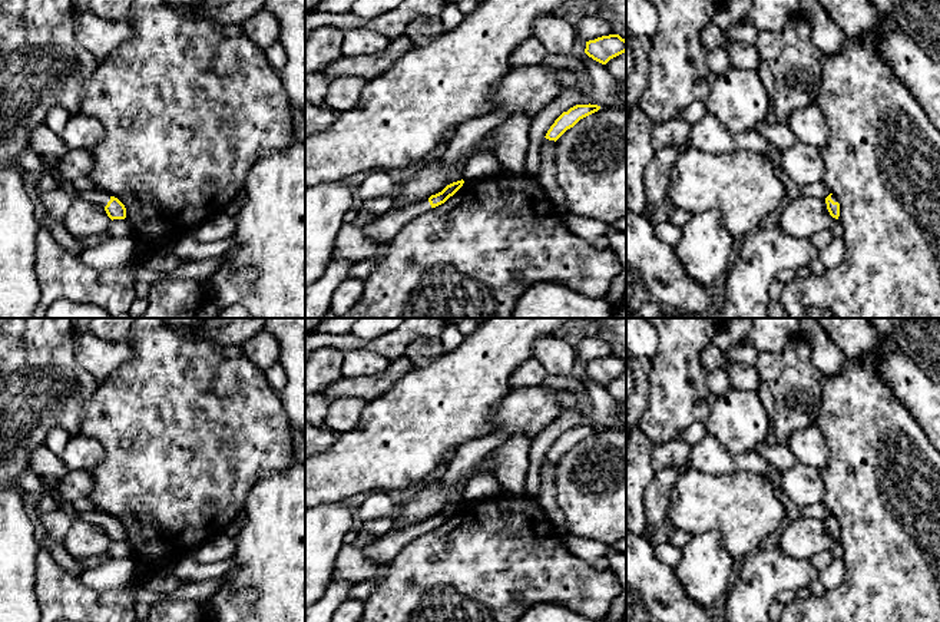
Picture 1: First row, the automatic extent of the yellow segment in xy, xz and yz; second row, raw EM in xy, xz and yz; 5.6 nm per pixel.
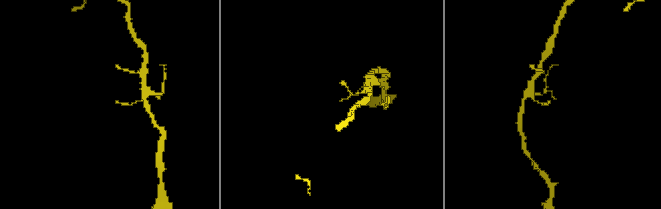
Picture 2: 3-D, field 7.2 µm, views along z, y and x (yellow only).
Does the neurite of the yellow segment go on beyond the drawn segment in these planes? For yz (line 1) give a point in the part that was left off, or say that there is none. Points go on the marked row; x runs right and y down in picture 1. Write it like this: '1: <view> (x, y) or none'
1: none

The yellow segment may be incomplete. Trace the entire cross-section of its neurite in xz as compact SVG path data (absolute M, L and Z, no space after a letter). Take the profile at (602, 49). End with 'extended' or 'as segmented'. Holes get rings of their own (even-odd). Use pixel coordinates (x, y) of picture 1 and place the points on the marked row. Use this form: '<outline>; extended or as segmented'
M619 34L602 36L586 42L585 53L593 60L606 64L610 59L626 52L626 40Z; as segmented

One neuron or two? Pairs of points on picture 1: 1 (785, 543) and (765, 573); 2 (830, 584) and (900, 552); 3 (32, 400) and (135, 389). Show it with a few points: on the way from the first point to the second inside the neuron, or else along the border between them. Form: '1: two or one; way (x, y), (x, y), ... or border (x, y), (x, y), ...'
1: two; border (777, 545), (781, 551), (795, 558), (808, 559)
2: two; border (843, 559), (844, 579), (827, 591)
3: two; border (102, 381), (86, 403), (80, 424)

